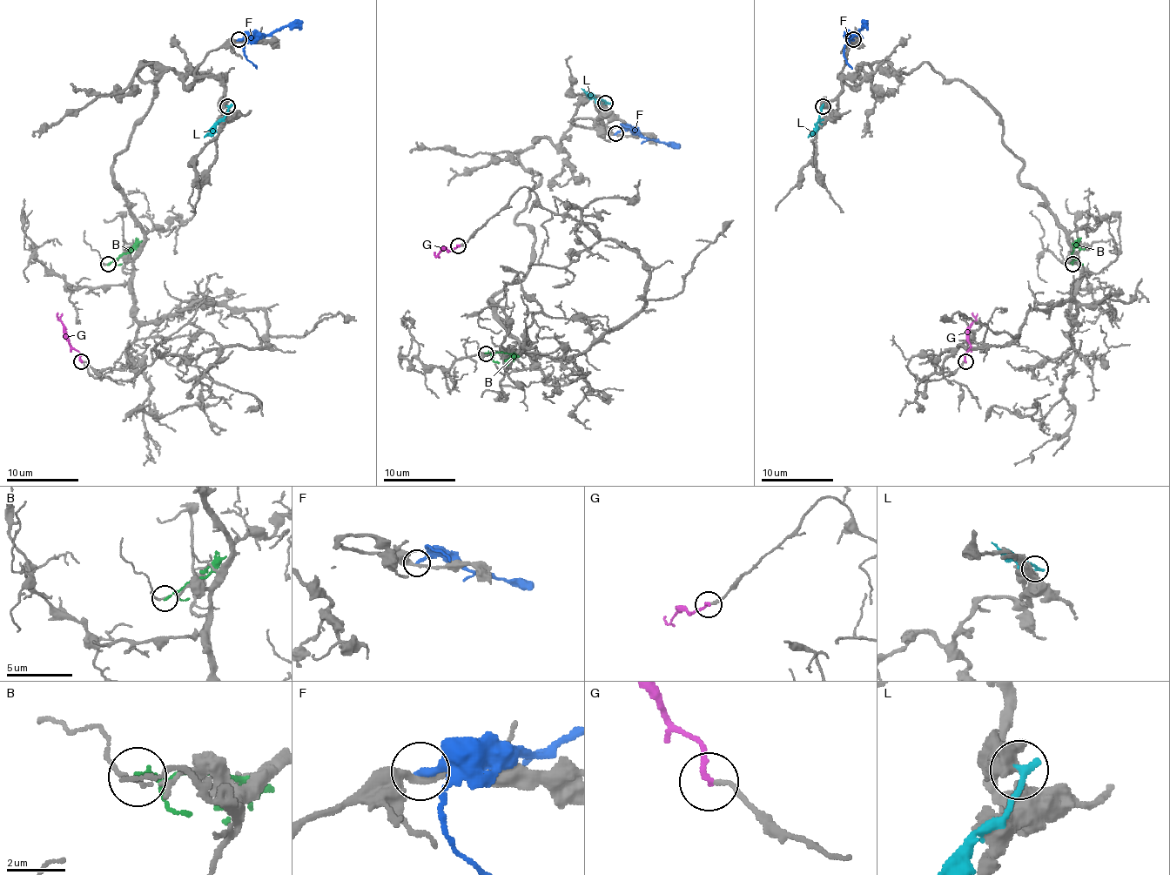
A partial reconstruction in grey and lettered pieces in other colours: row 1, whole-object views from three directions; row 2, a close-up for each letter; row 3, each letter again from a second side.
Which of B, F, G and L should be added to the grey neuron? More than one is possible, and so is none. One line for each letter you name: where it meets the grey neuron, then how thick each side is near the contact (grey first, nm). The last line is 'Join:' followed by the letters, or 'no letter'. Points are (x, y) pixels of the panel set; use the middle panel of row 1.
G: (458, 245) | 160/180 nm
Join: G

